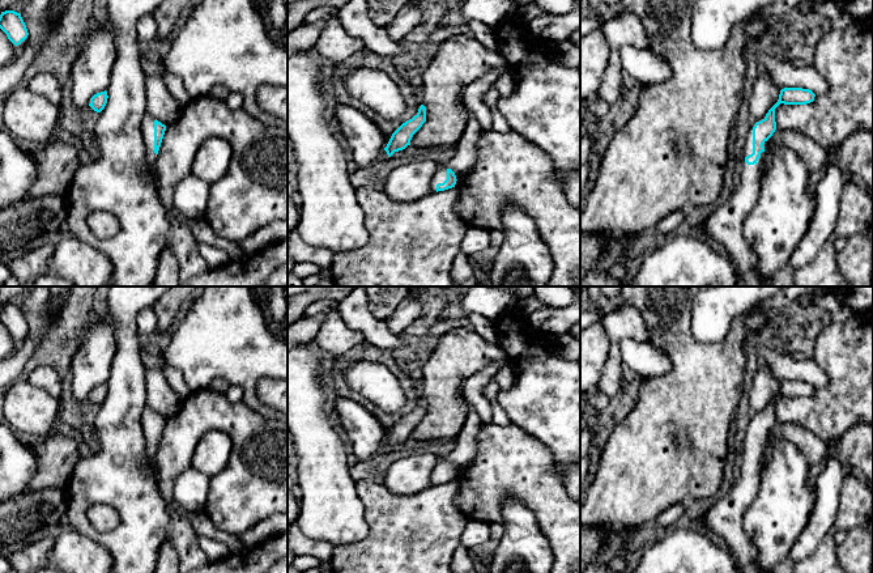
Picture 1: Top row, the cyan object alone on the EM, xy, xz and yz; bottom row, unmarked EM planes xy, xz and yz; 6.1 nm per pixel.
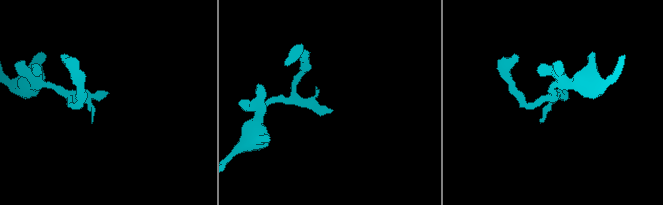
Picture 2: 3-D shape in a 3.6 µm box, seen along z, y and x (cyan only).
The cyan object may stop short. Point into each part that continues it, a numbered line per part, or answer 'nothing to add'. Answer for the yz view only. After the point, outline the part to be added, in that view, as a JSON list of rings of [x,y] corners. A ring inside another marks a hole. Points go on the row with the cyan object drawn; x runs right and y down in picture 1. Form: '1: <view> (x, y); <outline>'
1: yz (748, 149); [[[754,126],[749,128],[748,135],[746,135],[745,147],[744,147],[745,157],[753,153],[753,127]]]

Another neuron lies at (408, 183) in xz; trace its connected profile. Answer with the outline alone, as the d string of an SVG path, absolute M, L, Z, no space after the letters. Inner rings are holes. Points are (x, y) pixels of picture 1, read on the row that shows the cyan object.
M431 160L413 161L395 167L383 186L384 194L399 203L414 203L431 194L431 181L438 170Z

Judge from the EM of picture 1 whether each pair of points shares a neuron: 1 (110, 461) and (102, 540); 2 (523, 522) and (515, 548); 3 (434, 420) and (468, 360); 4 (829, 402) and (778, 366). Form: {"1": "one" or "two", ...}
{"1": "one", "2": "one", "3": "one", "4": "two"}

